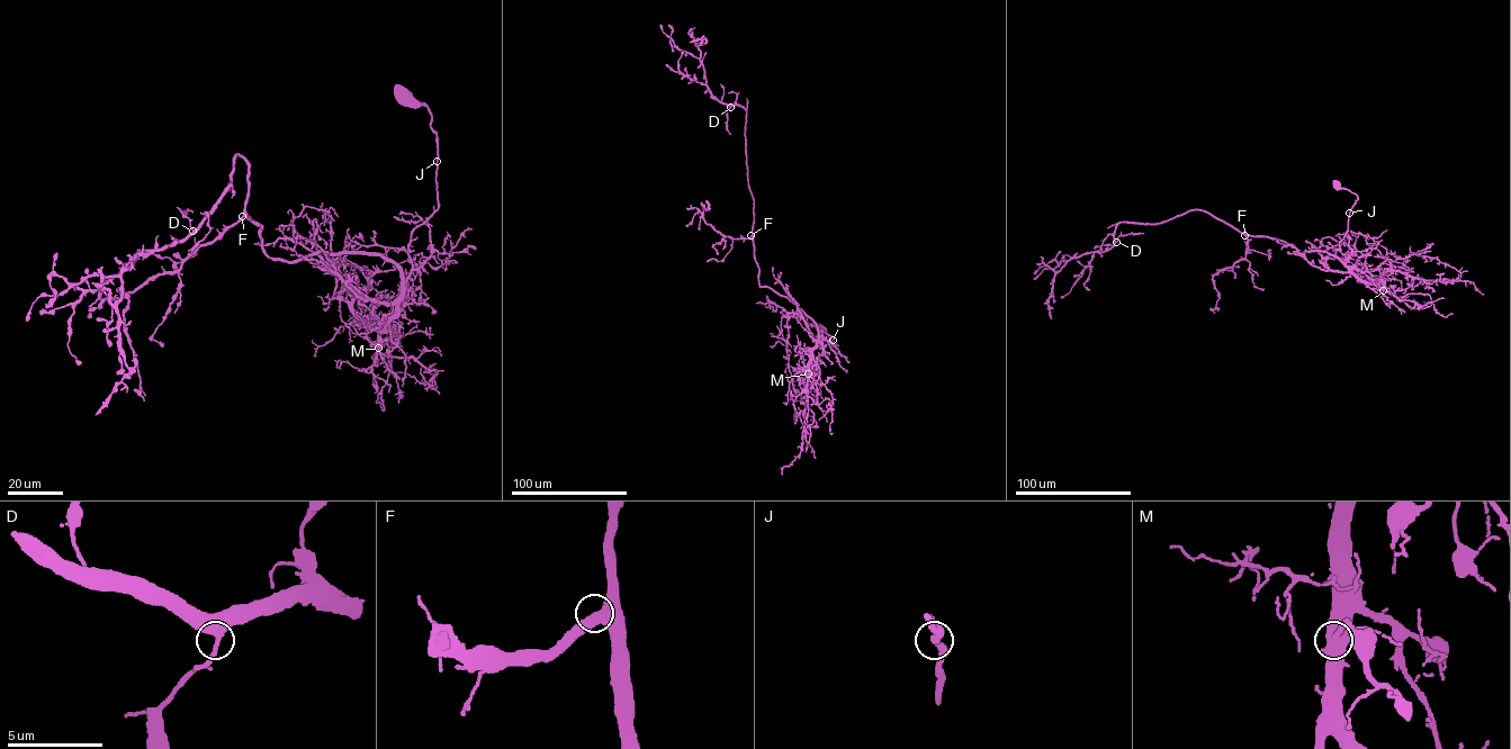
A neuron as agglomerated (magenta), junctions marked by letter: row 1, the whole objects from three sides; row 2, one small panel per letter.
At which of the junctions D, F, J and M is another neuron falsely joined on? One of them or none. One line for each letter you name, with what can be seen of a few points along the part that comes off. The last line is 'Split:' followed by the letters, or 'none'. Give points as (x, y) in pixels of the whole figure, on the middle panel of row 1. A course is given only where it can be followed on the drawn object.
Split: none

